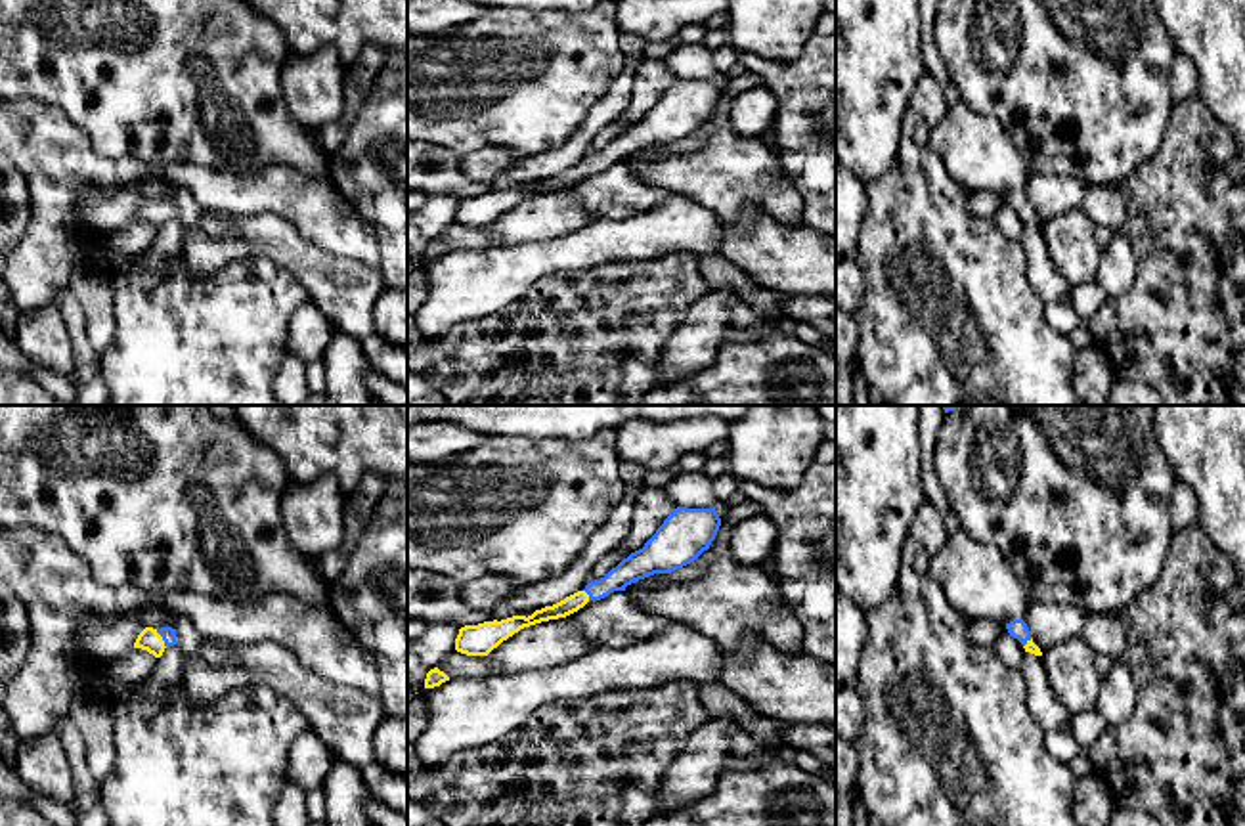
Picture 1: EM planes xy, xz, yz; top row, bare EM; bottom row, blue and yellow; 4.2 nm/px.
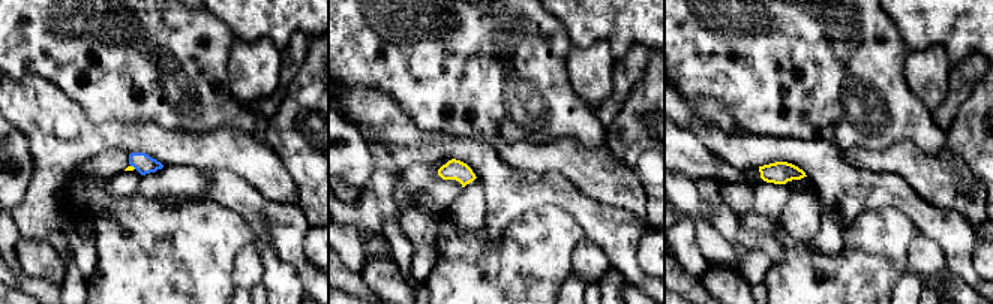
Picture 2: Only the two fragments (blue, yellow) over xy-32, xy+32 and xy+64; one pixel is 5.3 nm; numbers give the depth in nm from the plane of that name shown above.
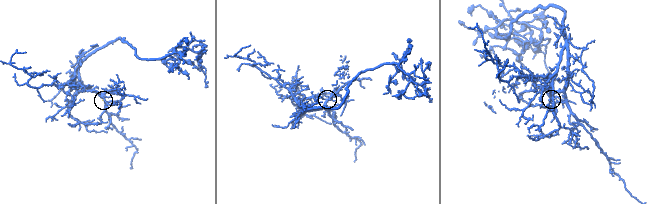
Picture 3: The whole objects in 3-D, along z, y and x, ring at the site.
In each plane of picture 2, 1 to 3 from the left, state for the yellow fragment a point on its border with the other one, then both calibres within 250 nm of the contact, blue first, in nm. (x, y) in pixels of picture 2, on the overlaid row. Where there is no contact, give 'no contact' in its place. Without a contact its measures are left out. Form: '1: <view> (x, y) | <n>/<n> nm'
1: xy-32 (134, 166) | 100/30 nm
2: no contact
3: no contact

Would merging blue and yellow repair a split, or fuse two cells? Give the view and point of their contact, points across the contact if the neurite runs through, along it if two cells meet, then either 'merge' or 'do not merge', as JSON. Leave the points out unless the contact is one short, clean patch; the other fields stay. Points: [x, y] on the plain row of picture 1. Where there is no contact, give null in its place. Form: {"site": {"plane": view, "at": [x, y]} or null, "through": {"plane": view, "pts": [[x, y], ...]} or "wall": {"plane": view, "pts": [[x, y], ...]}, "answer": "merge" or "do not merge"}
{"site": {"plane": "xy", "at": [163, 211]}, "through": {"plane": "xy", "pts": [[169, 207], [163, 211], [148, 211]]}, "answer": "merge"}

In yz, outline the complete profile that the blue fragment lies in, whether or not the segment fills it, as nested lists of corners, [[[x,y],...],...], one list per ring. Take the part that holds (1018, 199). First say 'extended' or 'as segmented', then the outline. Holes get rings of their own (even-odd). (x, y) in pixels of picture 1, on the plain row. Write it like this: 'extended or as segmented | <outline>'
extended | [[[1014,191],[1006,195],[1008,205],[1017,210],[1025,224],[1031,224],[1035,228],[1042,228],[1040,220],[1033,214],[1031,203],[1023,191]]]

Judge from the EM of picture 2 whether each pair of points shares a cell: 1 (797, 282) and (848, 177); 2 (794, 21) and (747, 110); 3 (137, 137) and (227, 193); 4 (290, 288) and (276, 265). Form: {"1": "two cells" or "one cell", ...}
{"1": "two cells", "2": "one cell", "3": "two cells", "4": "one cell"}

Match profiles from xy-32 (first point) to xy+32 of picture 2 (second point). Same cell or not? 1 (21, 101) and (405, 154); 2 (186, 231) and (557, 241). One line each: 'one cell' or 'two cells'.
1: two cells
2: one cell

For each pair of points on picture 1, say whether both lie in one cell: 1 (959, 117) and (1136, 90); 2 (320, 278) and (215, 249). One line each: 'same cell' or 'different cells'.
1: different cells
2: same cell

